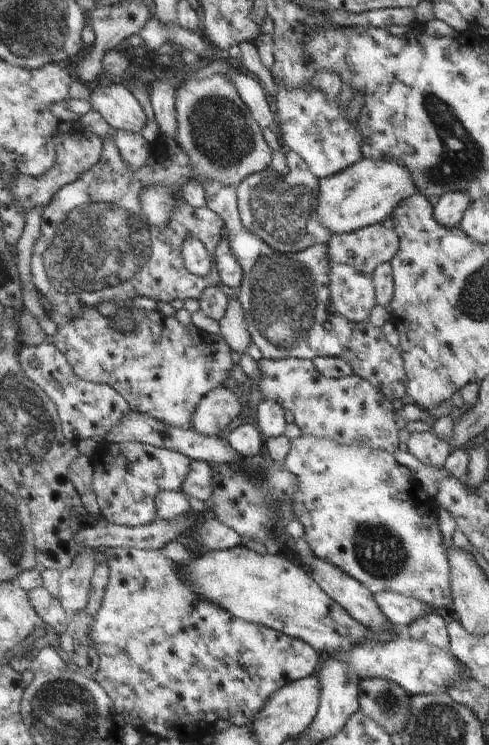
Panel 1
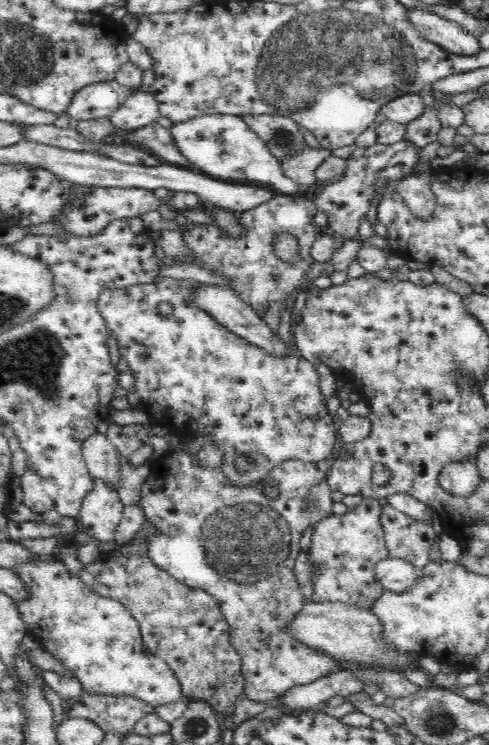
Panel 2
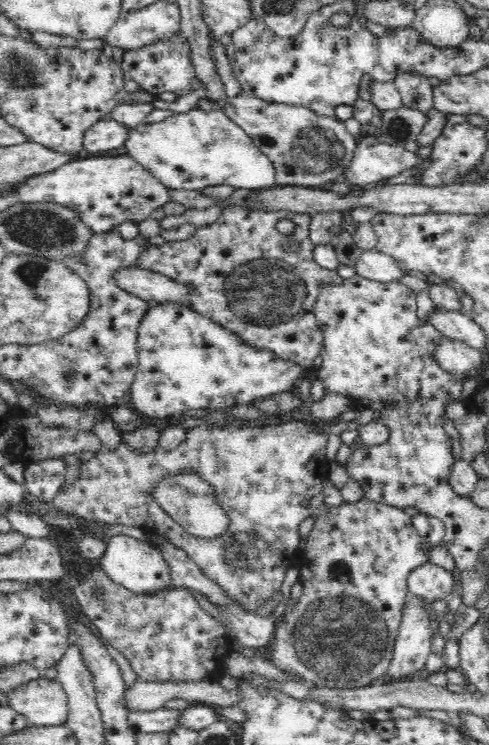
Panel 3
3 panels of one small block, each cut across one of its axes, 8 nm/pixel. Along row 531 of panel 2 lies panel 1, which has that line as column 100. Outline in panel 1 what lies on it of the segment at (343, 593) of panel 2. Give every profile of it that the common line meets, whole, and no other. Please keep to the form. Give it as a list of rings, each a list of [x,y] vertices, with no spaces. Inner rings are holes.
[[[96,307],[84,309],[82,316],[70,321],[65,327],[59,327],[55,340],[56,348],[69,360],[74,372],[85,381],[111,386],[121,394],[129,407],[135,411],[149,414],[159,421],[183,429],[193,429],[197,408],[207,394],[230,378],[231,351],[229,344],[221,335],[207,334],[193,327],[185,328],[175,317],[167,317],[159,311],[147,311],[131,308],[134,314],[134,330],[119,331],[113,318],[105,317]]]

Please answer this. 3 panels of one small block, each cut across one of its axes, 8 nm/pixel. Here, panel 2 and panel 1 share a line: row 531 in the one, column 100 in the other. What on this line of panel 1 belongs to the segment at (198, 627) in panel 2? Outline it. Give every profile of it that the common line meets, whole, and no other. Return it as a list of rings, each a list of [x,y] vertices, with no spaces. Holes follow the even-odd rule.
[[[57,132],[55,143],[58,160],[53,169],[50,169],[48,173],[38,178],[20,175],[10,181],[12,191],[16,198],[22,203],[26,213],[29,212],[31,208],[41,206],[43,210],[43,208],[47,207],[61,188],[76,182],[85,172],[92,170],[93,166],[96,166],[101,161],[104,152],[103,141],[101,141],[99,136],[95,136],[95,134],[91,132]]]

